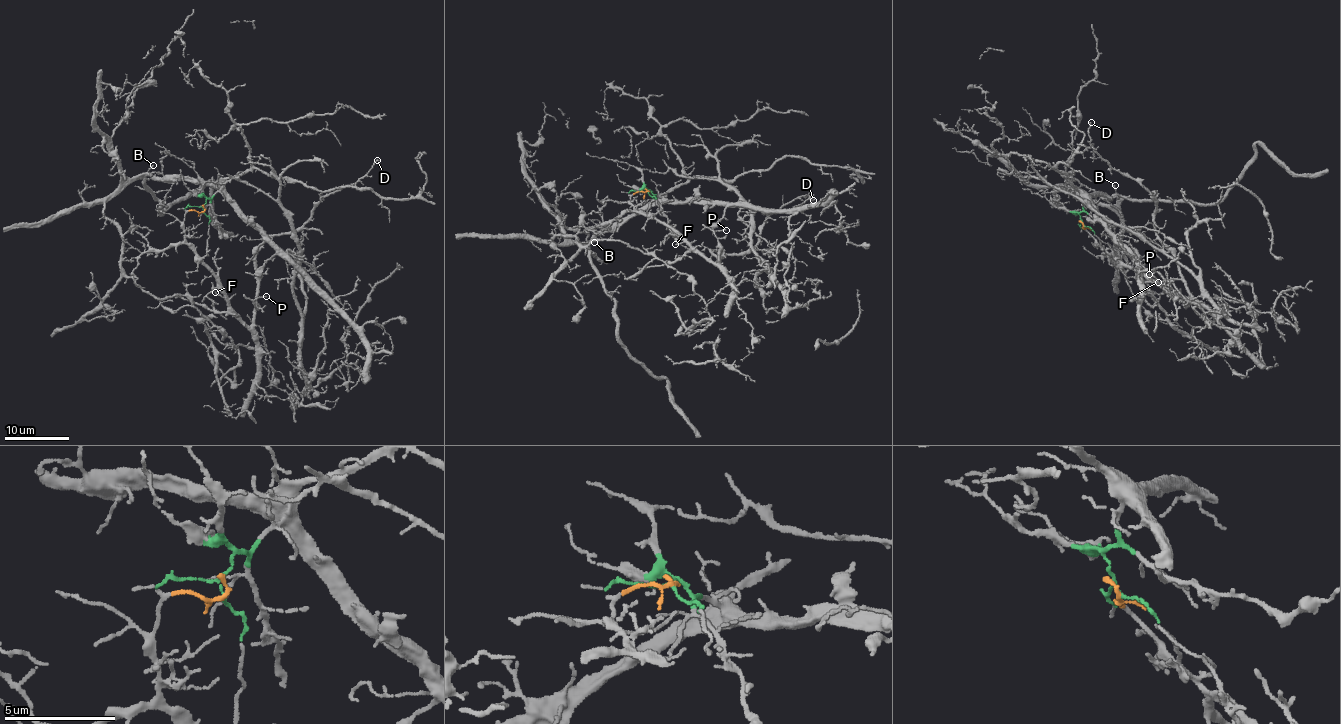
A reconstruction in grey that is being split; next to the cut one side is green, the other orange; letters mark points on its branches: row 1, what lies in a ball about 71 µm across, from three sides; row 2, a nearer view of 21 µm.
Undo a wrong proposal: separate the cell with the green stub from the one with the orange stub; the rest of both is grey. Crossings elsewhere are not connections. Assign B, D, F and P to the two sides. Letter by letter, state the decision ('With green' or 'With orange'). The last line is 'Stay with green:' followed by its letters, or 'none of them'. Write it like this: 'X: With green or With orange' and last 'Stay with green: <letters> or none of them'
B: With green
D: With orange
F: With orange
P: With orange
Stay with green: B

